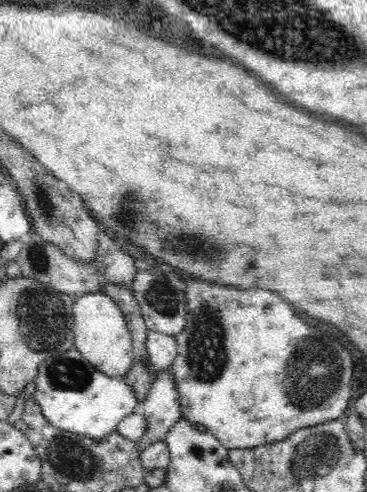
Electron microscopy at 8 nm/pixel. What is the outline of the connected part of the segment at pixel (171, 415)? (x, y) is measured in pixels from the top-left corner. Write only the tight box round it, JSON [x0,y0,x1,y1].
[136,368,181,453]

